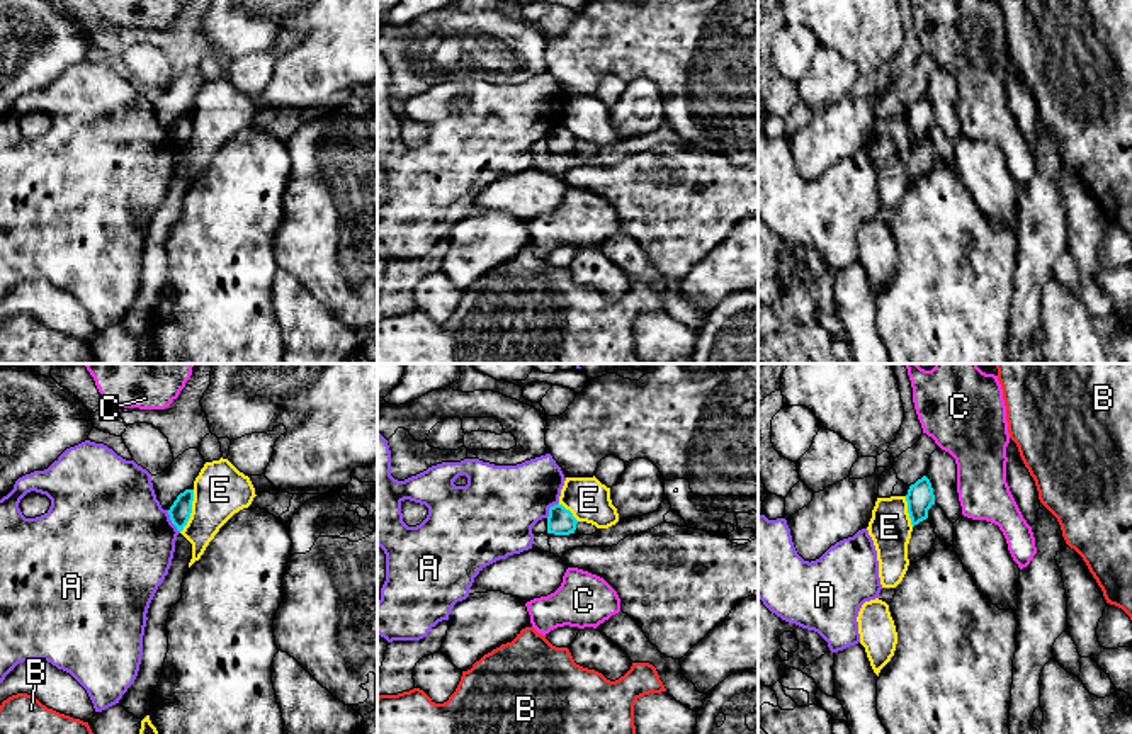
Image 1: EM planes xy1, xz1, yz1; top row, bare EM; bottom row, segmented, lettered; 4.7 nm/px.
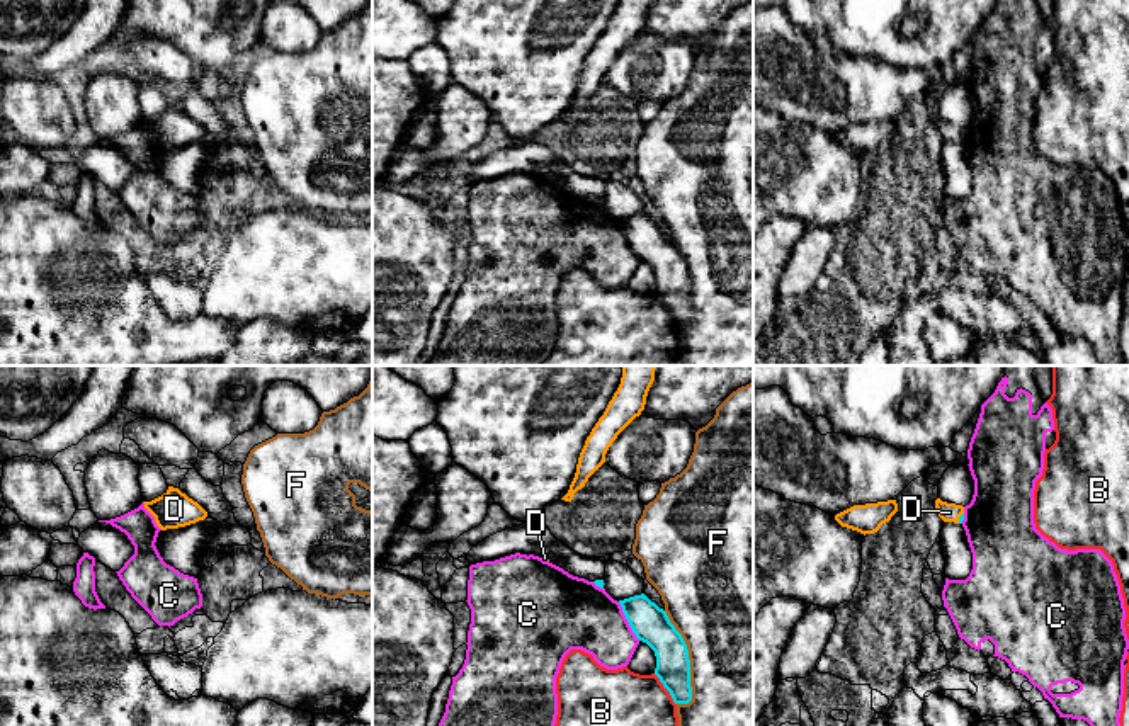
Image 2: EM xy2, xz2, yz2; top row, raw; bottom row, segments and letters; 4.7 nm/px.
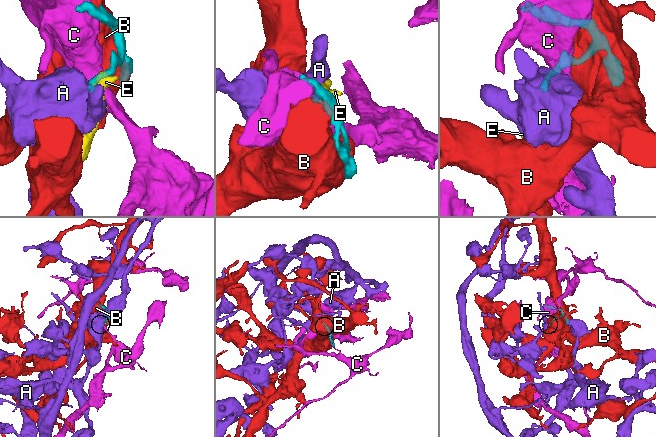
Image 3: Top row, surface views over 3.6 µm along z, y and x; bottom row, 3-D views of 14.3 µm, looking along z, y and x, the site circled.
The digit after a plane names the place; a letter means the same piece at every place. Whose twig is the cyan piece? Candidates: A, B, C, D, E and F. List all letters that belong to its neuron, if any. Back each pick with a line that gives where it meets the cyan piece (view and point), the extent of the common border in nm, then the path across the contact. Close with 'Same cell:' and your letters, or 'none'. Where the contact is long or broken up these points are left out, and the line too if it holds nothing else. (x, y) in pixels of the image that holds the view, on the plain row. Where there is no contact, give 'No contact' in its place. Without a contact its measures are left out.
D: Touches cyan at yz2 (959, 136). Shared border 60 nm. Path across: yz2 (961, 136), (959, 136), (949, 131)
Same cell: D

